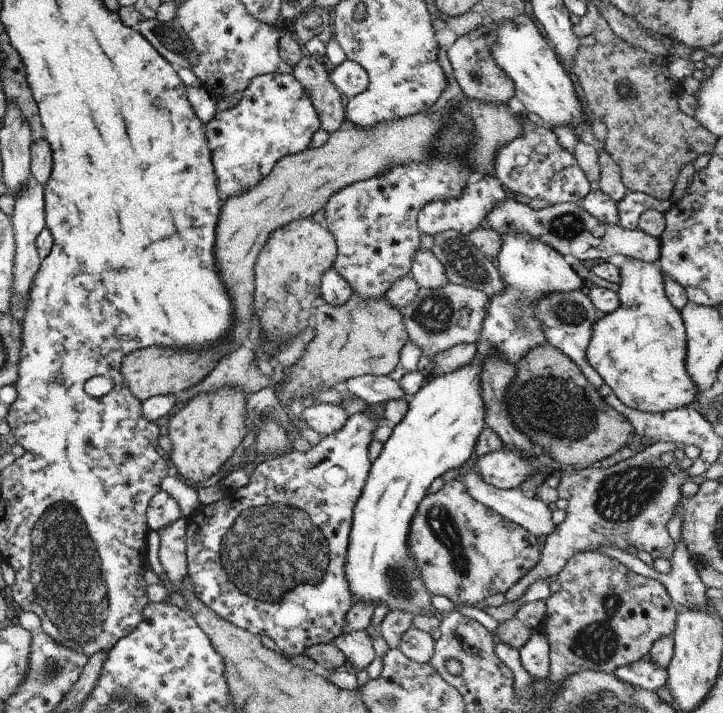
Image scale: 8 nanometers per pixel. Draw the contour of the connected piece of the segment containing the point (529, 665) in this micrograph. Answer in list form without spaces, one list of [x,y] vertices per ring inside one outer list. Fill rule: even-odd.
[[[532,630],[530,639],[519,651],[522,666],[531,677],[546,679],[549,676],[549,643],[542,630]]]

